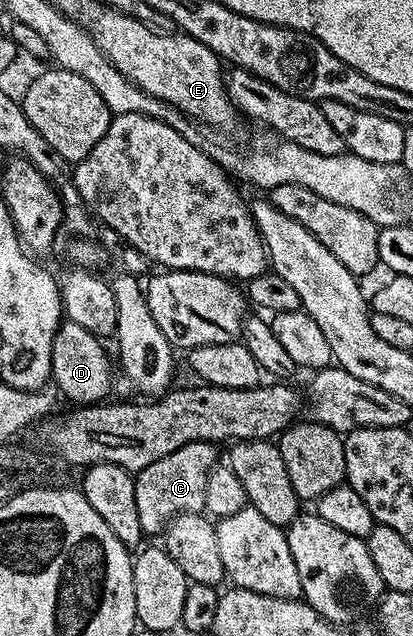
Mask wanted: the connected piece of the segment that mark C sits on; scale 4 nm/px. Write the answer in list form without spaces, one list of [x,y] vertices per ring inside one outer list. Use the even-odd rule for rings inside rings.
[[[188,443],[136,472],[135,505],[139,509],[139,525],[146,536],[160,536],[178,515],[205,511],[208,475],[219,463],[217,451],[212,443]]]

